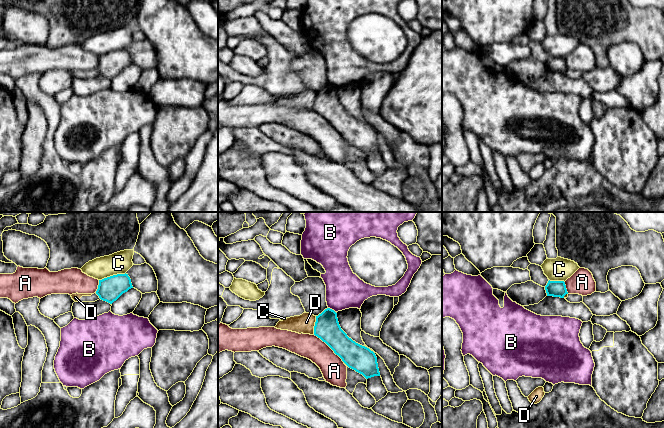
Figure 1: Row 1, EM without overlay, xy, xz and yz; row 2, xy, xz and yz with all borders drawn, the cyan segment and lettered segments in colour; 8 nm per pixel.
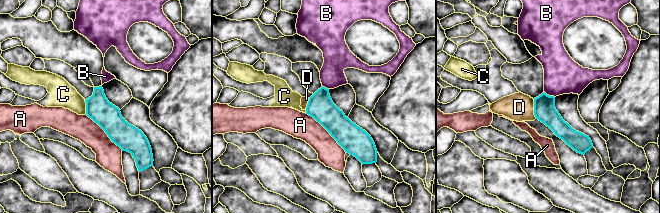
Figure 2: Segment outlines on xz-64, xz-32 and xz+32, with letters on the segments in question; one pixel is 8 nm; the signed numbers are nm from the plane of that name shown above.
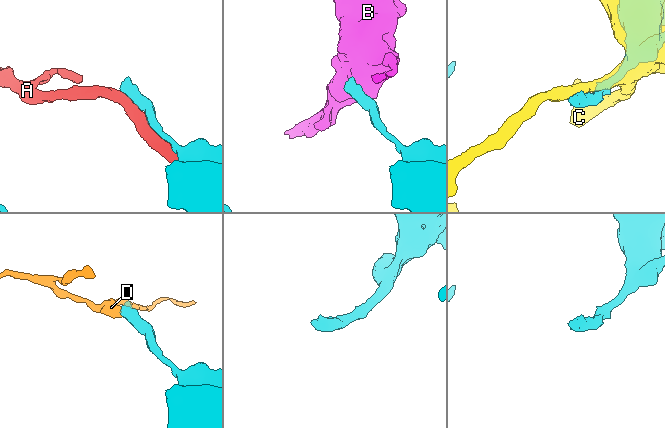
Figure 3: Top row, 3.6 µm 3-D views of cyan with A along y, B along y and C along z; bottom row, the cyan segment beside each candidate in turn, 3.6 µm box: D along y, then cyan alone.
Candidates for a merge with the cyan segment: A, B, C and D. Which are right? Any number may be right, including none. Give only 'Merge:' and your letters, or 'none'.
Merge: none

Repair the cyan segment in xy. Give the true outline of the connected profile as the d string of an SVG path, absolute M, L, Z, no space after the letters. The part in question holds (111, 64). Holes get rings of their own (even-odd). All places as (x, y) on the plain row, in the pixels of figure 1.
M117 50L99 56L96 70L101 76L112 80L131 64L133 64L133 62L128 50Z

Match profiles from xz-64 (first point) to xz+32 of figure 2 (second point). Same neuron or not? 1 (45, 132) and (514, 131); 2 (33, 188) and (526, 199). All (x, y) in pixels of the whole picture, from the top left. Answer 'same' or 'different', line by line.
1: different
2: different

